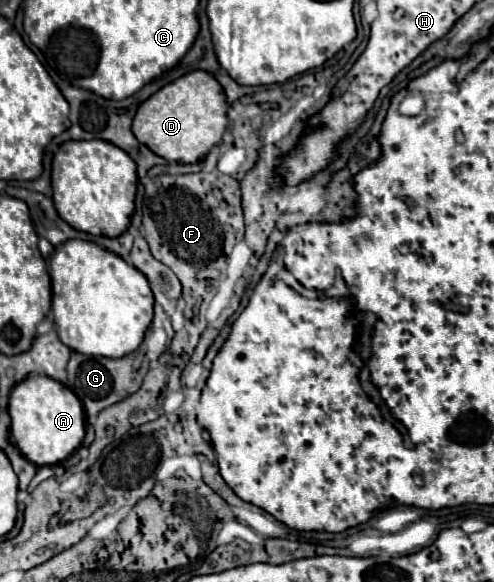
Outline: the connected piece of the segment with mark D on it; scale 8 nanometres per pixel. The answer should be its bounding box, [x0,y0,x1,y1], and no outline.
[132,70,228,162]

